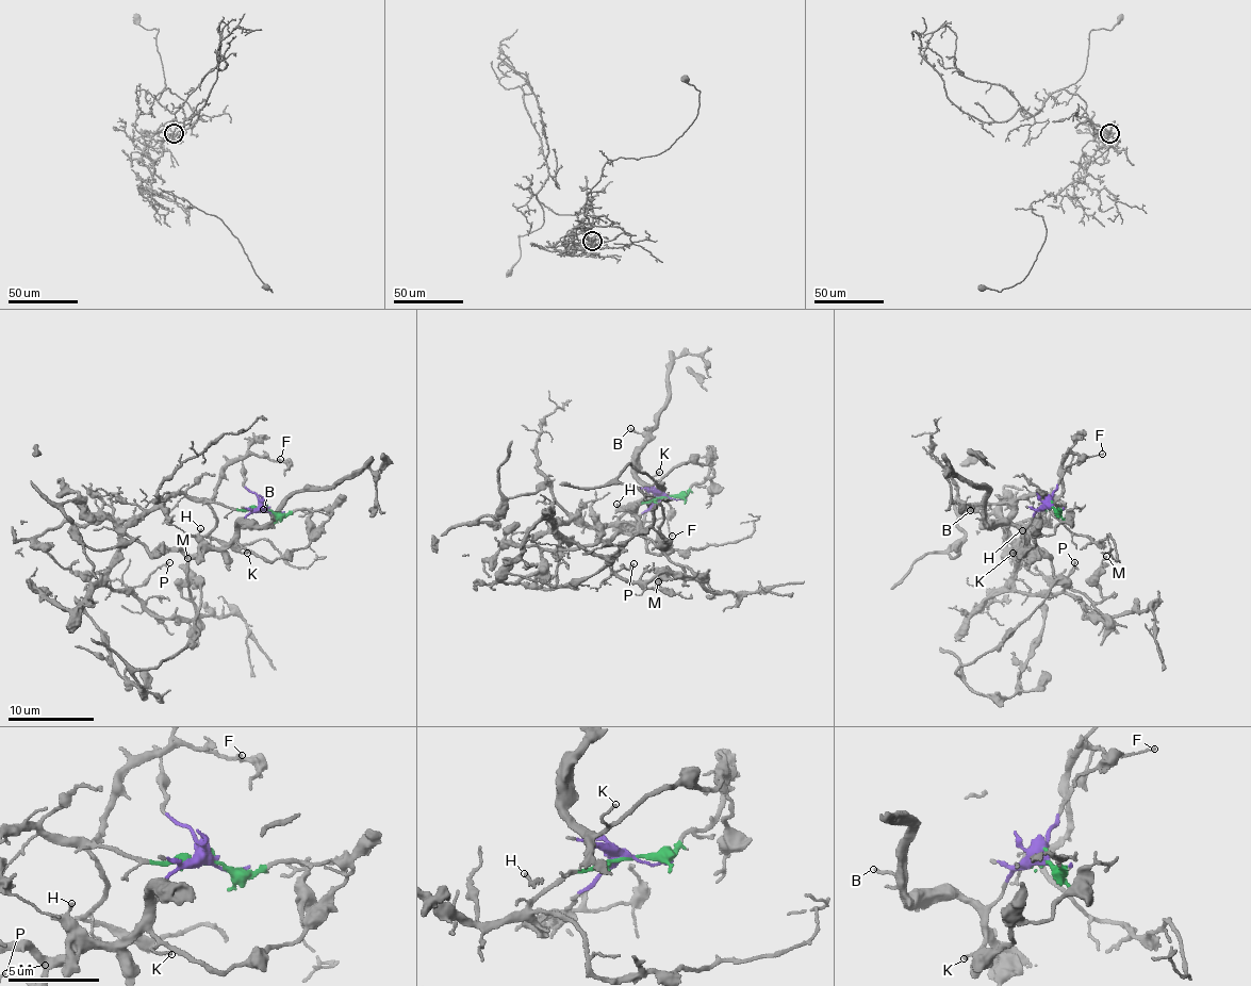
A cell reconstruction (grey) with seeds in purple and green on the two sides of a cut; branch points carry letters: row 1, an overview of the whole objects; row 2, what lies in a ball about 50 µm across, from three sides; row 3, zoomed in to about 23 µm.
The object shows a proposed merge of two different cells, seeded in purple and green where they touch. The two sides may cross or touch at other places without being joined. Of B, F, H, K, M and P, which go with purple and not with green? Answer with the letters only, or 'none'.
B, H, K, M

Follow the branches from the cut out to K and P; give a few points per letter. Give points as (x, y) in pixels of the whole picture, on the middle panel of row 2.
K: (664, 496), (647, 491), (646, 485), (654, 483), (654, 477), (660, 471)
P: (664, 496), (637, 503), (604, 526), (559, 522), (555, 531), (564, 539), (599, 554), (612, 569), (635, 564)

